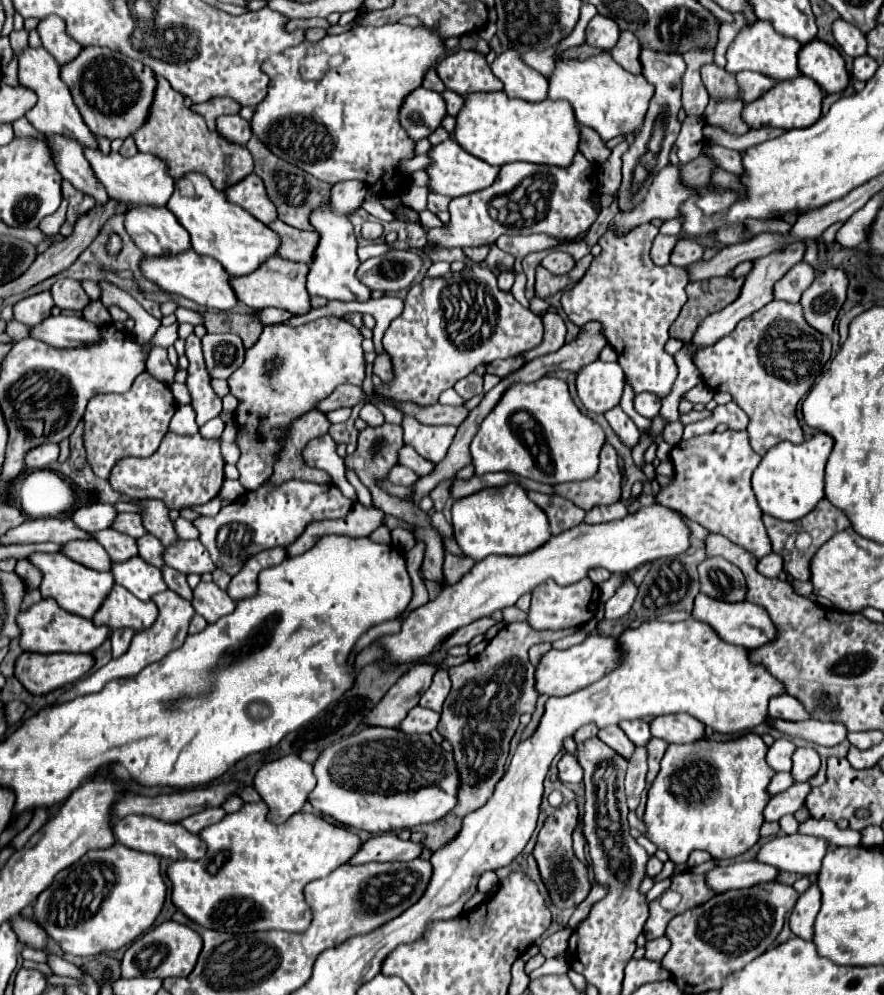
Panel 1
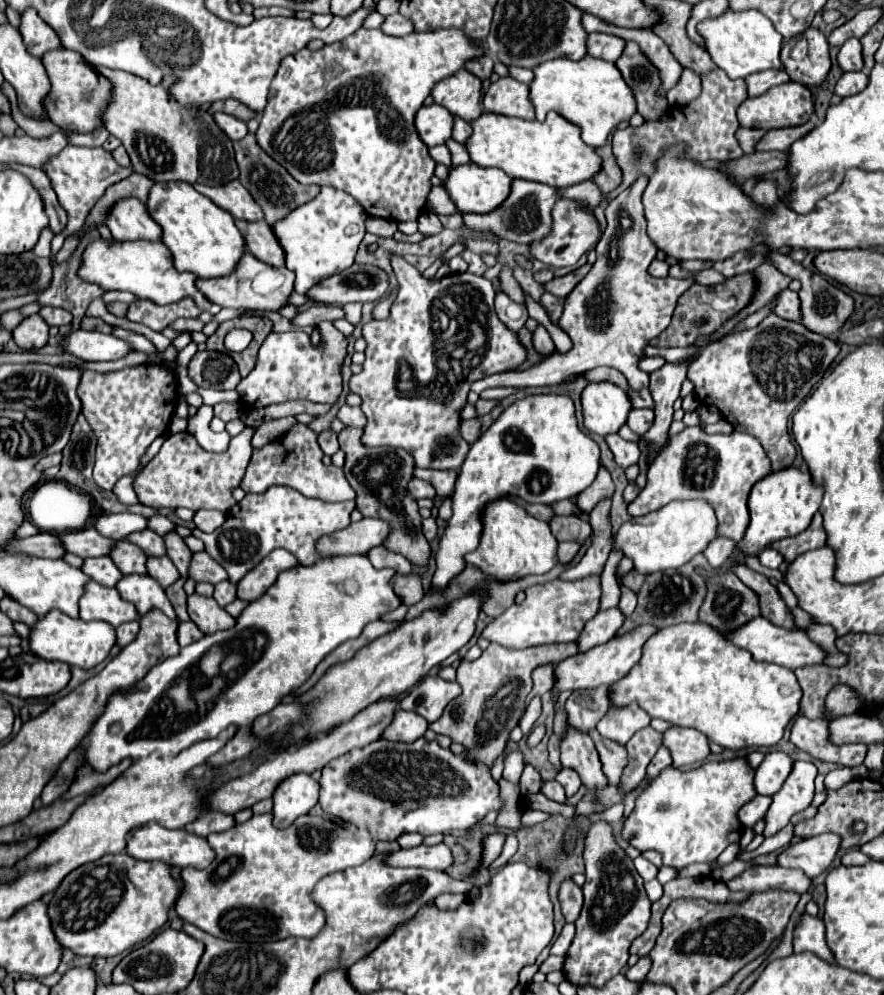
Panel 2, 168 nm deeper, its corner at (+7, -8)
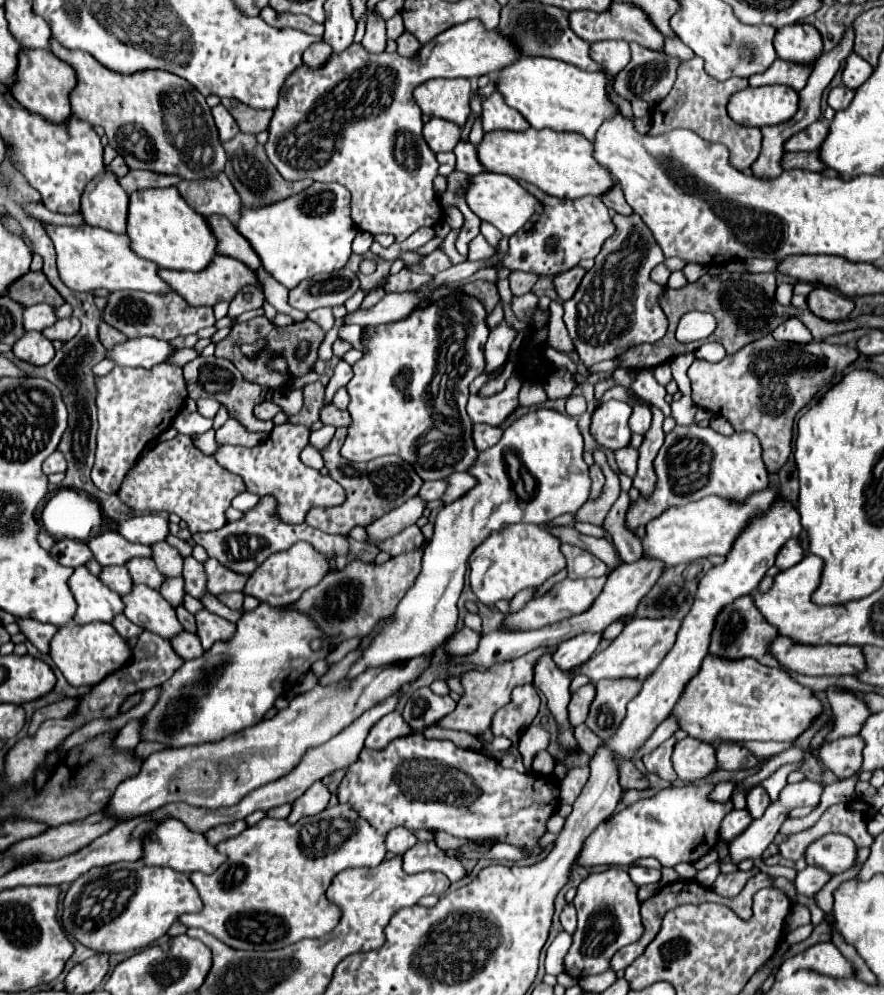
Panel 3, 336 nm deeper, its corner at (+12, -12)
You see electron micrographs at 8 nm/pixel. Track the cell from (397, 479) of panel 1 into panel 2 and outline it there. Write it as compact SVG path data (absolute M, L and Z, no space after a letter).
M414 479L414 481L410 481L410 485L408 485L408 493L412 495L412 497L416 497L416 499L422 499L422 497L434 497L436 495L436 491L432 489L432 485L430 483L426 483L426 481L422 481L422 479Z

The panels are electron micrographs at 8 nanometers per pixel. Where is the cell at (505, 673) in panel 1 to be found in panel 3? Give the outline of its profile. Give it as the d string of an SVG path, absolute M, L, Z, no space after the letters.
M541 647L541 649L535 649L519 659L513 659L513 661L507 661L507 663L497 663L493 665L491 669L487 671L479 671L479 669L469 669L465 671L465 675L461 677L461 685L465 689L461 701L457 703L457 709L447 715L445 719L441 719L437 725L439 727L445 727L445 729L457 729L457 731L467 731L475 737L479 737L485 729L489 729L491 725L491 719L495 715L495 711L503 705L509 703L511 699L511 691L519 685L525 685L525 683L531 683L533 681L533 667L535 667L535 661L543 655L543 653L555 653L555 647Z

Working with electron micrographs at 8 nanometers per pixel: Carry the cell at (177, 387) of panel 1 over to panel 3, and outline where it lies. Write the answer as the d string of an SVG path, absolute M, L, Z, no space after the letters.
M181 411L181 413L175 417L173 427L175 427L179 433L185 433L185 435L205 433L207 429L211 429L211 419L199 415L199 413L187 413L187 411Z

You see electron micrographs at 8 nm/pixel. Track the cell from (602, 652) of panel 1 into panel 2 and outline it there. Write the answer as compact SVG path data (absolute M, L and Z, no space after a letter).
M640 625L636 627L634 631L630 633L624 633L620 637L614 637L610 639L608 643L602 643L594 649L588 649L586 653L578 653L578 655L572 655L572 657L566 657L564 661L560 661L556 667L554 667L554 691L562 693L562 691L578 691L578 689L594 689L598 685L612 685L616 683L618 679L622 679L642 657L642 645L646 643L646 639L658 631L656 627L652 625Z

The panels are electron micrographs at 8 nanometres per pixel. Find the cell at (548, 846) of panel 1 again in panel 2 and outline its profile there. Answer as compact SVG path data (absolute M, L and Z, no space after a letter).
M564 879L560 883L560 891L558 891L558 899L562 905L562 915L568 923L574 923L580 915L582 903L584 903L584 895L582 895L582 887L578 887L572 879Z

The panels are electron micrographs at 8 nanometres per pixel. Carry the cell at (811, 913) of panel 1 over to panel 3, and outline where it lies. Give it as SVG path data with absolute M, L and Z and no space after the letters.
M819 943L813 945L809 949L805 949L803 953L787 959L779 971L775 973L775 979L783 979L787 975L793 975L801 969L809 969L809 971L817 971L821 975L827 977L835 977L835 979L845 979L845 977L853 977L855 975L855 967L851 965L849 959L843 957L843 953L831 945L831 943Z

